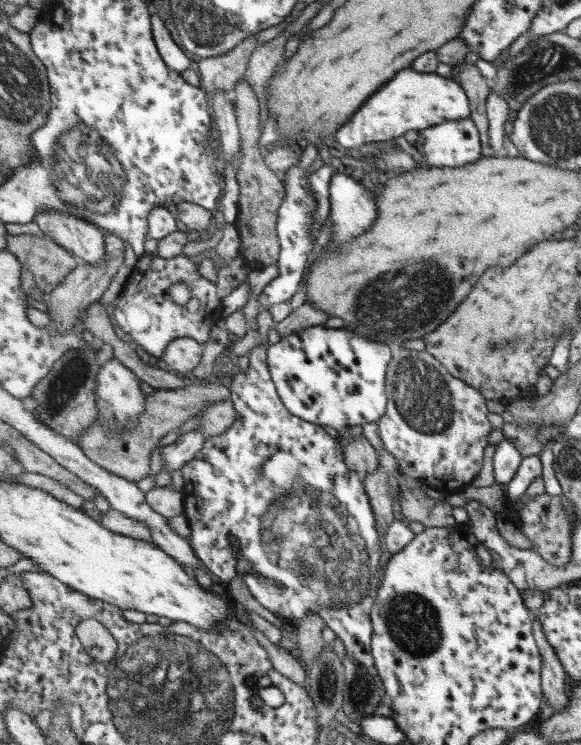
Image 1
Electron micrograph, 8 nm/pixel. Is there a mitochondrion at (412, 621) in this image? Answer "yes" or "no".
yes

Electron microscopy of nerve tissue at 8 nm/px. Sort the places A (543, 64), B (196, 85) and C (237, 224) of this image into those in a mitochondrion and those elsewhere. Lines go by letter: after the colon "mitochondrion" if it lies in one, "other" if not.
A: mitochondrion
B: other
C: other

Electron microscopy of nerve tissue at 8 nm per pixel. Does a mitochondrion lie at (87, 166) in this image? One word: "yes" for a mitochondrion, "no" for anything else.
yes

